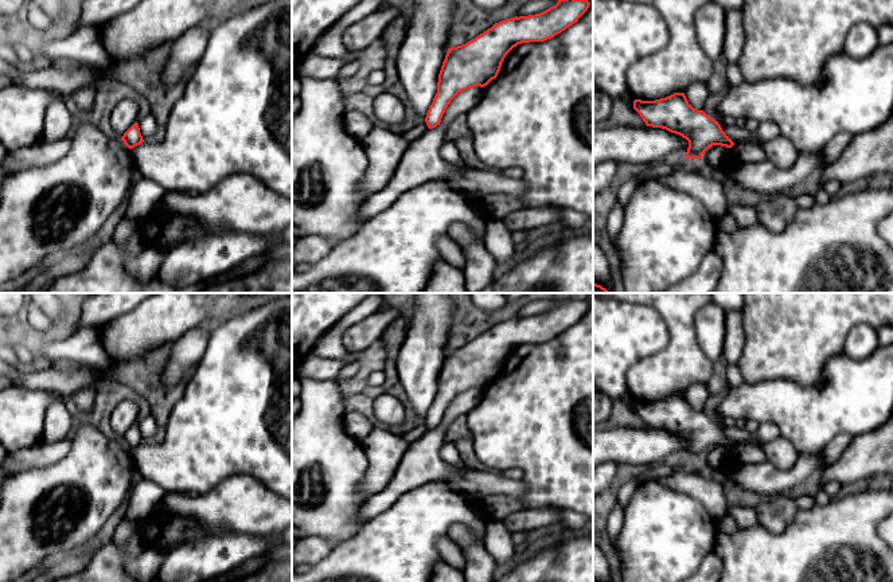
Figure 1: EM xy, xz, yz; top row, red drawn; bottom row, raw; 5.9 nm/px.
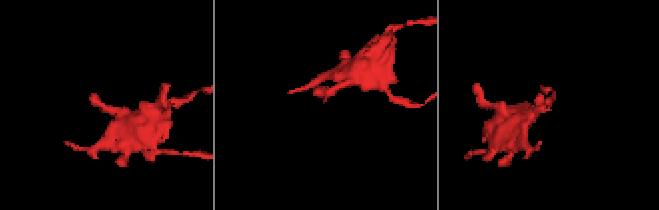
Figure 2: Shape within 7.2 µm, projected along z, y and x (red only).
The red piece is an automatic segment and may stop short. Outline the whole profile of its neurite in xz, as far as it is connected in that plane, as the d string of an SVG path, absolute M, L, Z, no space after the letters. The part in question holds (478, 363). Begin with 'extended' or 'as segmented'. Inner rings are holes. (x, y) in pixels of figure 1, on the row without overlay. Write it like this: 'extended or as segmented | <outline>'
as segmented | M559 300L541 315L502 321L465 345L448 349L437 394L425 418L428 429L440 426L445 410L459 394L484 388L495 380L514 348L554 339L577 324L589 306L586 300Z

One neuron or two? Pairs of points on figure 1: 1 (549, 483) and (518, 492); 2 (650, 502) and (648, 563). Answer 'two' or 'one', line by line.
1: two
2: one

